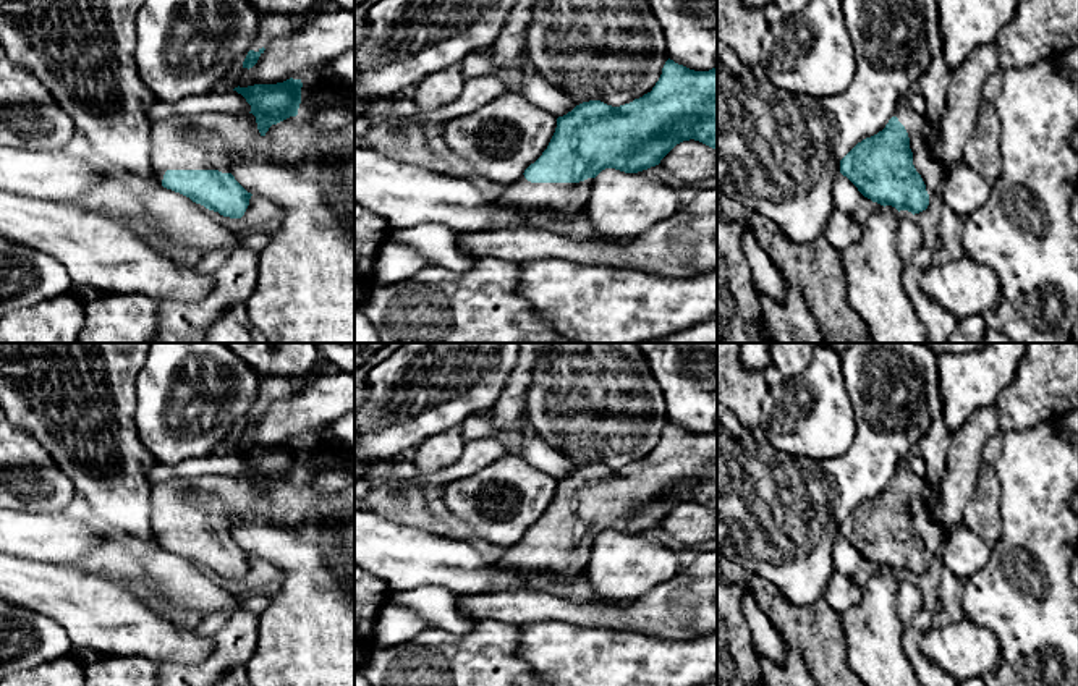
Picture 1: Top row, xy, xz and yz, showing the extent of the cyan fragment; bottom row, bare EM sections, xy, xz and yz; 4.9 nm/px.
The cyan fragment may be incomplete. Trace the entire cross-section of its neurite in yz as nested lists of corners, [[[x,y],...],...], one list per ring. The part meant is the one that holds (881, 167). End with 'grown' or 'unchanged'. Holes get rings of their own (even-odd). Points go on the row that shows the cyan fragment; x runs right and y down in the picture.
[[[902,97],[885,128],[840,160],[840,173],[872,202],[915,215],[927,209],[949,172],[934,150],[932,121]]] | grown

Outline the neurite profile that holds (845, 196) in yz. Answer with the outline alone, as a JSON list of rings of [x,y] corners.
[[[838,173],[832,183],[834,207],[851,215],[859,204],[863,194],[858,188],[842,173]]]

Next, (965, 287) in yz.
[[[968,256],[926,269],[921,290],[958,319],[984,315],[1000,301],[999,277]]]

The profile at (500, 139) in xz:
[[[516,89],[505,91],[489,104],[445,121],[442,133],[450,150],[463,159],[474,176],[508,186],[547,149],[557,128],[557,116],[526,100]]]

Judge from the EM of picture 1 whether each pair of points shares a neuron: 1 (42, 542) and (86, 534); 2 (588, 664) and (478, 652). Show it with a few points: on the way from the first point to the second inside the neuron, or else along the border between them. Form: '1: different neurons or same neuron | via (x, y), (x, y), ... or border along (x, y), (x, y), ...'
1: same neuron | via (54, 539), (75, 539)
2: different neurons | border along (518, 626), (518, 654), (534, 669)

